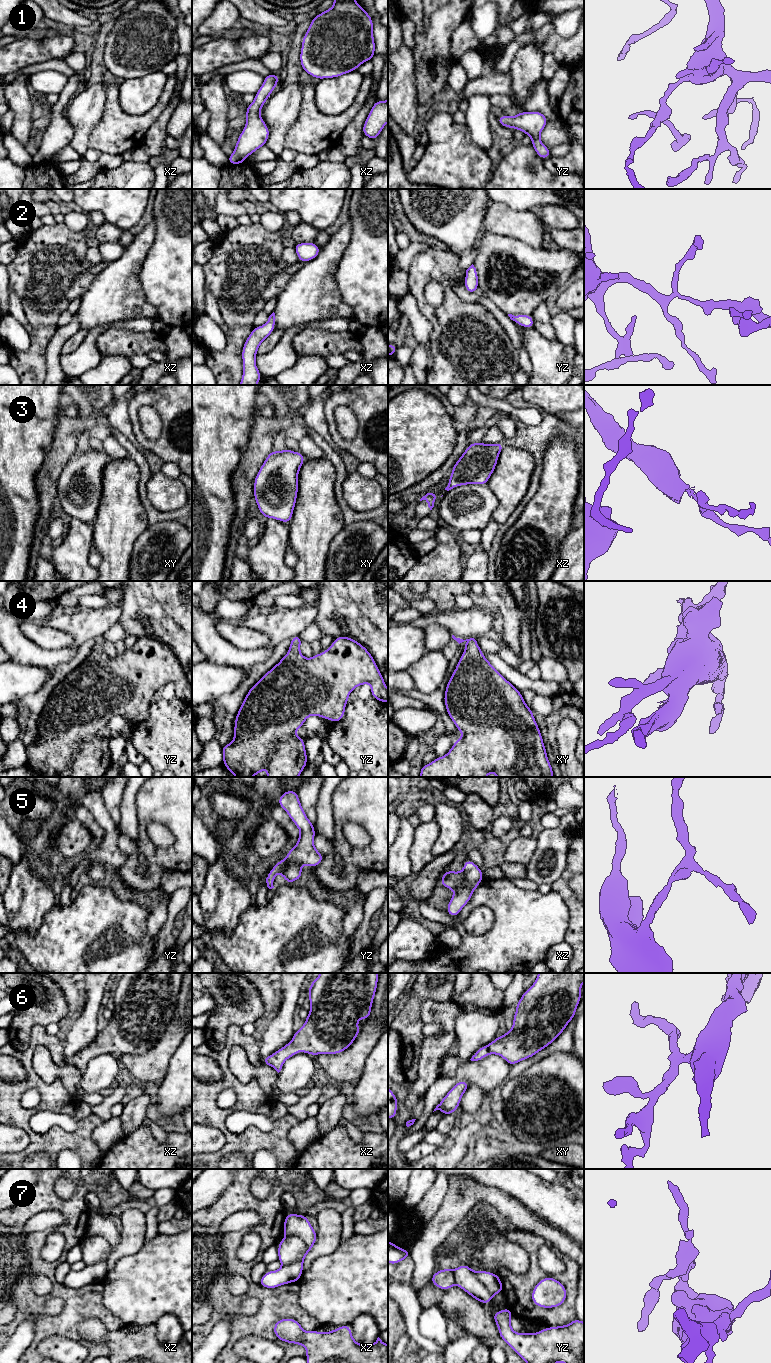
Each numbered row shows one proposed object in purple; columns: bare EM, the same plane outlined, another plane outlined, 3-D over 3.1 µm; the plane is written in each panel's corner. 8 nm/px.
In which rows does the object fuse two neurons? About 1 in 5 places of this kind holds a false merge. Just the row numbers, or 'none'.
7

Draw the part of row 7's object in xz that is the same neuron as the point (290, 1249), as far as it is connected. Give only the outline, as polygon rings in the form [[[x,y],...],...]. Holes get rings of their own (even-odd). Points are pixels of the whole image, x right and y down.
[[[287,1236],[278,1244],[278,1260],[282,1265],[289,1265],[299,1260],[306,1250],[305,1242],[295,1236]]]

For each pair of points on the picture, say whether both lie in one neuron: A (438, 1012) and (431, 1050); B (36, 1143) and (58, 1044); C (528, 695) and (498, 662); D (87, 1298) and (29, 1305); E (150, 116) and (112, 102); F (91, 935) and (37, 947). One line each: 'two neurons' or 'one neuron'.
A: one neuron
B: one neuron
C: two neurons
D: one neuron
E: one neuron
F: one neuron

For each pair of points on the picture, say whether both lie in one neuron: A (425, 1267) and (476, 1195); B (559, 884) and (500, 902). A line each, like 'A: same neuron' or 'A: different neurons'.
A: same neuron
B: different neurons

